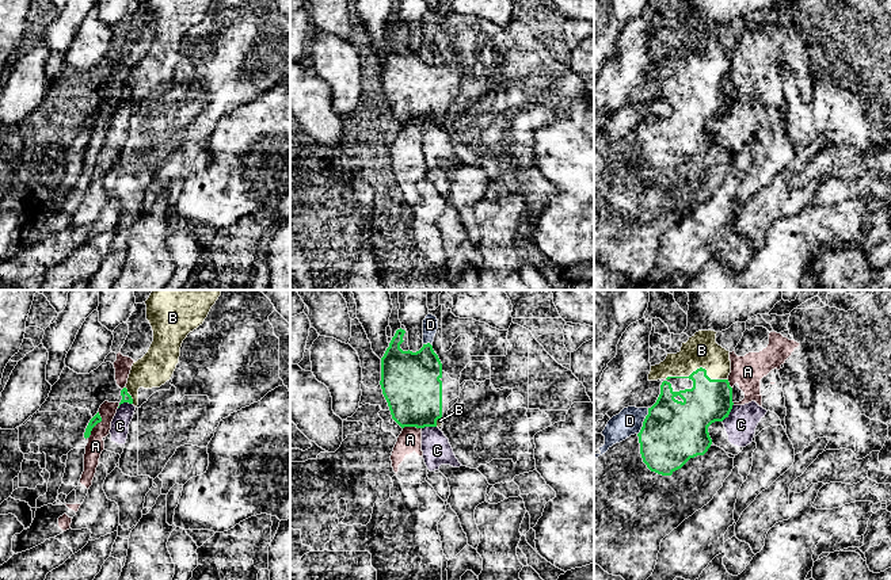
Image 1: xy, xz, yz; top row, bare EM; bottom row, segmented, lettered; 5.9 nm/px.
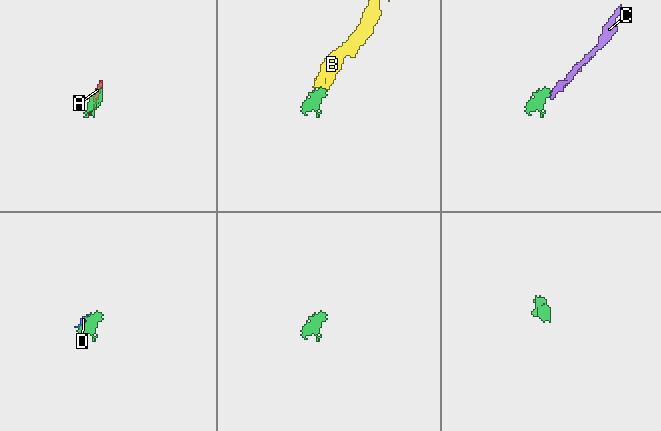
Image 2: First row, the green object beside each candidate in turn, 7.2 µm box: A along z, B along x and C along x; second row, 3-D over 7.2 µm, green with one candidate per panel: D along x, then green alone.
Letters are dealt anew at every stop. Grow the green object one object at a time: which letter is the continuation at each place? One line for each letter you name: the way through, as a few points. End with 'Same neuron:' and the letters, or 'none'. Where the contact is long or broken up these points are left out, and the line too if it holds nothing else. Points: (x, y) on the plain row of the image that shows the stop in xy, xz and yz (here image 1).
Same neuron: B

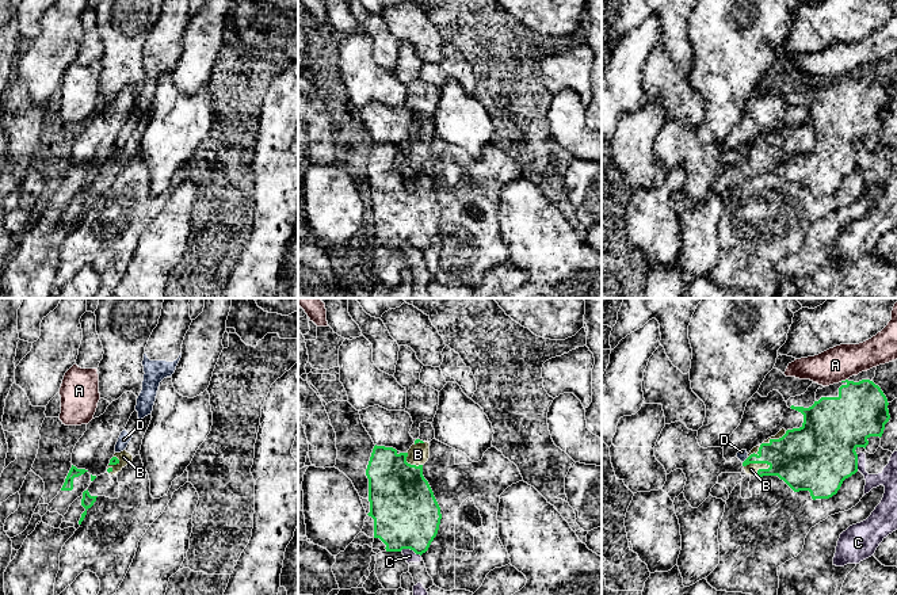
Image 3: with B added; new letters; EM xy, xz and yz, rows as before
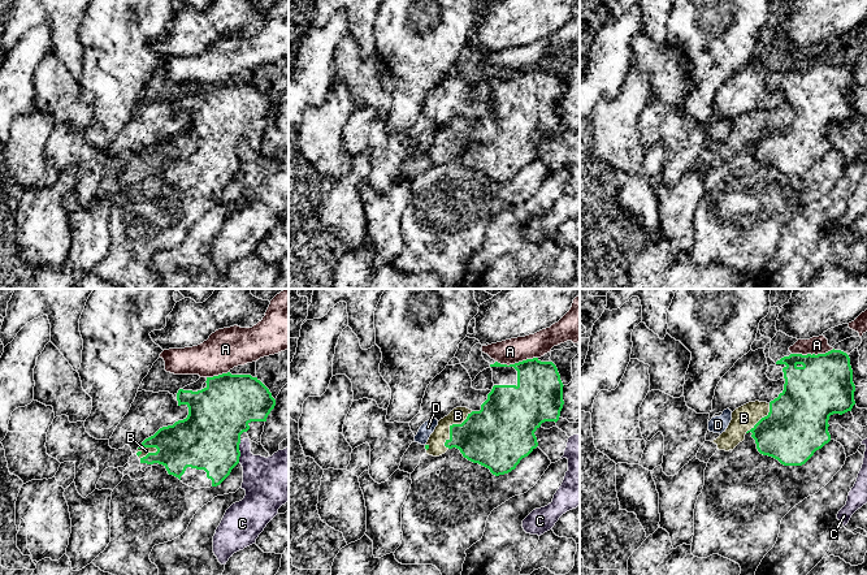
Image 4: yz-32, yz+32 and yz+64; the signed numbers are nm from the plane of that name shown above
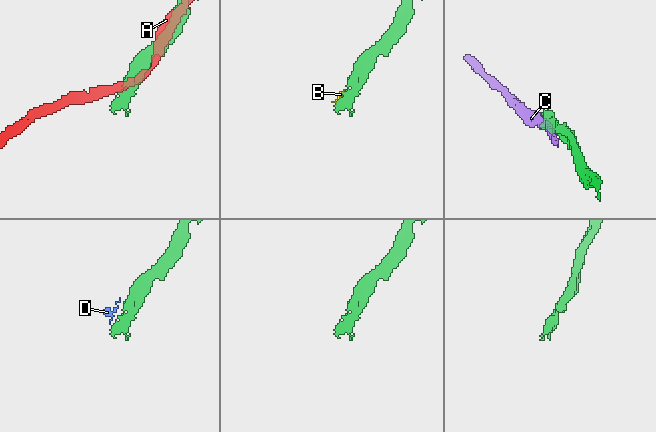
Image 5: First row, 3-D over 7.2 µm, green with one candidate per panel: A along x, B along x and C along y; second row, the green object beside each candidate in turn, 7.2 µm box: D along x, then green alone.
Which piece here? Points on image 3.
Same neuron: none

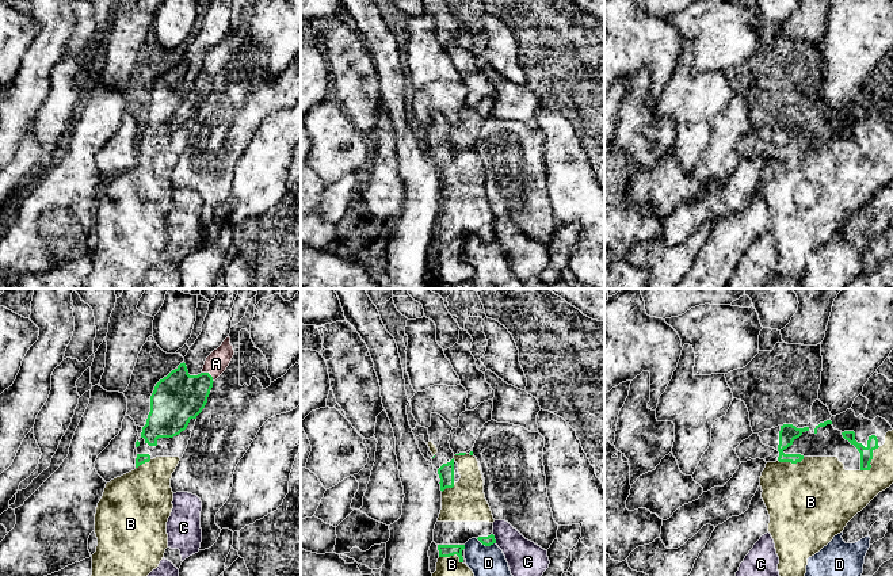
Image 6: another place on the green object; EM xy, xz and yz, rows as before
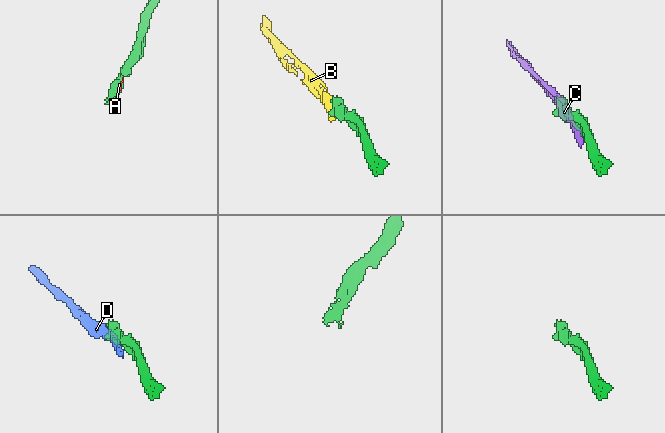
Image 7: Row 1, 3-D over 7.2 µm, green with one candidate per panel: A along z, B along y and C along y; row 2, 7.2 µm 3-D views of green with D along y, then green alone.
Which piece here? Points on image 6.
Same neuron: B

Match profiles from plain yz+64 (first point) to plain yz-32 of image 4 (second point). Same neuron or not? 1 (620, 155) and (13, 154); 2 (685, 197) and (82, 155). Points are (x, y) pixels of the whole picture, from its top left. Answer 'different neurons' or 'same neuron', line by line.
1: same neuron
2: different neurons

